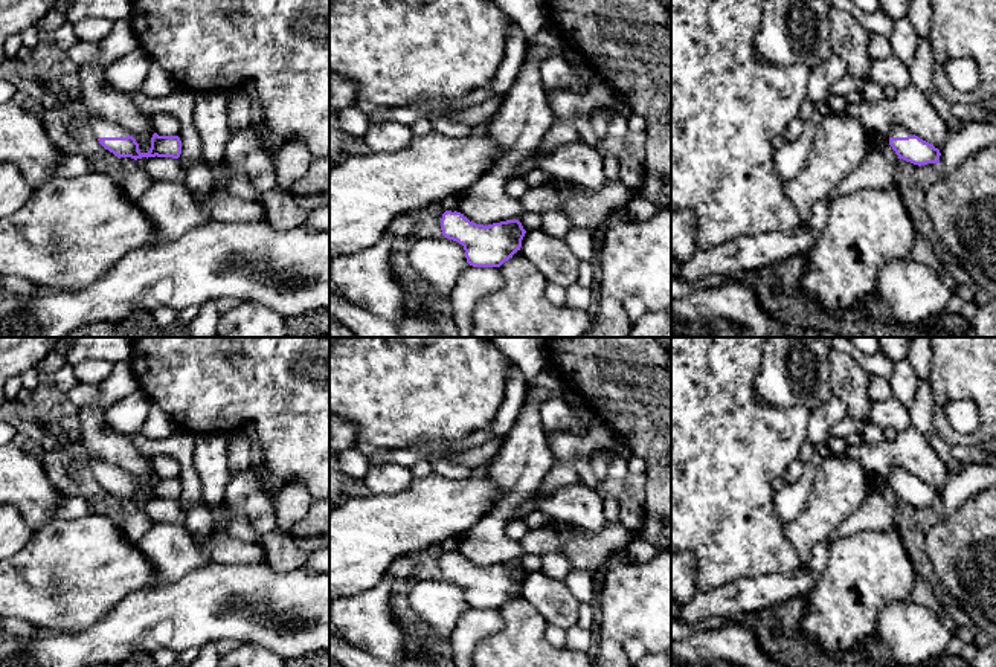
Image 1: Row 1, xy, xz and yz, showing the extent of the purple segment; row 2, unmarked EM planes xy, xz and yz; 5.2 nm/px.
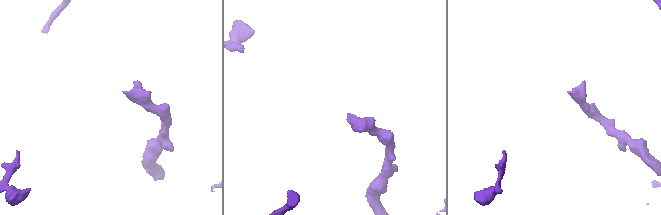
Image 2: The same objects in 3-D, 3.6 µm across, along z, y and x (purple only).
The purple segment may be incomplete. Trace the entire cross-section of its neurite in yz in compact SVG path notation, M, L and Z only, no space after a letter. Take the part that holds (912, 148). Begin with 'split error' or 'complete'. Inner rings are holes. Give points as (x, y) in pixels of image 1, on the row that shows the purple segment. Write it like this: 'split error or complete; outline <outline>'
split error; outline M894 127L889 136L889 145L898 159L918 166L927 163L940 163L940 150L915 136L912 131L901 127Z

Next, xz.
split error; outline M438 206L439 234L464 246L473 267L500 267L520 250L526 234L519 220L476 224L456 209Z

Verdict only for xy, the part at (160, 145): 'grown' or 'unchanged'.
grown

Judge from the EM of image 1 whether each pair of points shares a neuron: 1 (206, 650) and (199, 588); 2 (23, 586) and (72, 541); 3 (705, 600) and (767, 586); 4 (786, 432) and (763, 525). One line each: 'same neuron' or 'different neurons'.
1: different neurons
2: same neuron
3: same neuron
4: same neuron

